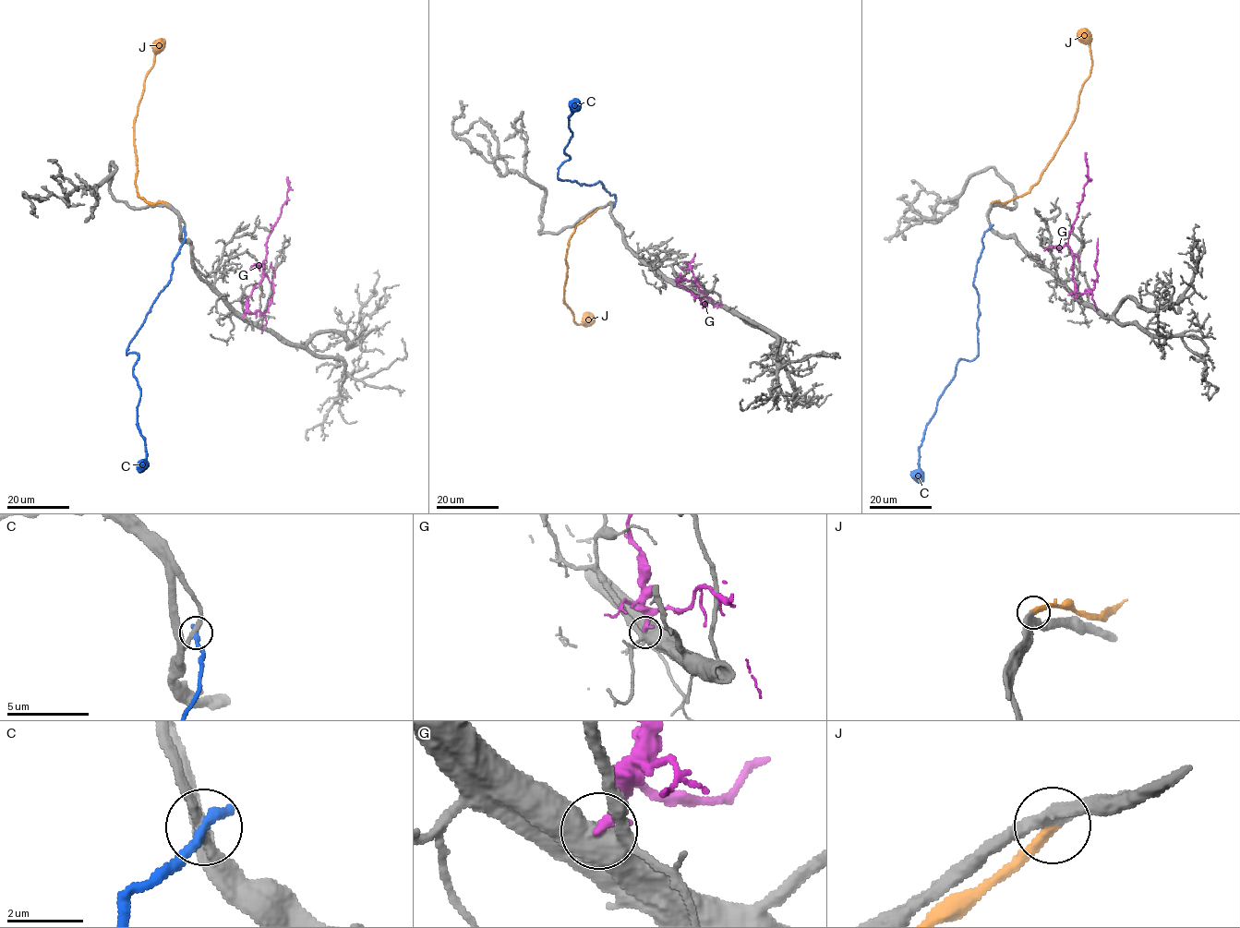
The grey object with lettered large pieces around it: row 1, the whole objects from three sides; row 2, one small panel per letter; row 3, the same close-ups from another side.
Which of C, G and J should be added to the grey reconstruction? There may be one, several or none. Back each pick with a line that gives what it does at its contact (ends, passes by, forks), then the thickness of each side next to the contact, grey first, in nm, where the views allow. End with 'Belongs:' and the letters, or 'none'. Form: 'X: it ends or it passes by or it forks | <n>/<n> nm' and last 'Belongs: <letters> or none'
J: it ends | 400/320 nm
Belongs: J

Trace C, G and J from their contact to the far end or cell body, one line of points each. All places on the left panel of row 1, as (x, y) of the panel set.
C: (184, 229), (169, 282), (126, 351), (138, 357), (132, 374), (140, 391), (138, 424), (147, 465), (138, 472)
G: (243, 316), (247, 296), (262, 278), (268, 236), (287, 200), (287, 176)
J: (167, 203), (149, 203), (137, 193), (133, 126), (146, 75), (163, 39)

